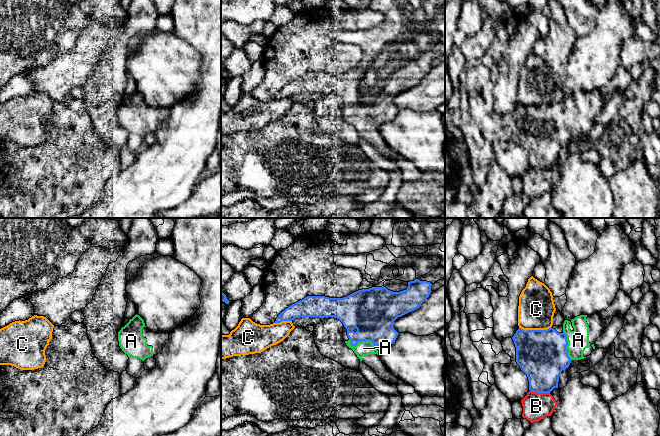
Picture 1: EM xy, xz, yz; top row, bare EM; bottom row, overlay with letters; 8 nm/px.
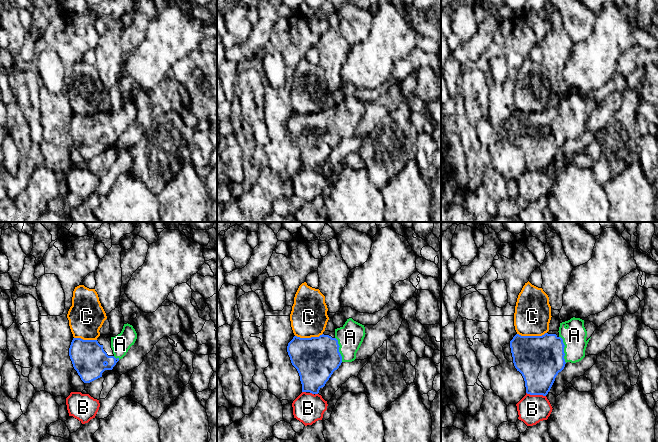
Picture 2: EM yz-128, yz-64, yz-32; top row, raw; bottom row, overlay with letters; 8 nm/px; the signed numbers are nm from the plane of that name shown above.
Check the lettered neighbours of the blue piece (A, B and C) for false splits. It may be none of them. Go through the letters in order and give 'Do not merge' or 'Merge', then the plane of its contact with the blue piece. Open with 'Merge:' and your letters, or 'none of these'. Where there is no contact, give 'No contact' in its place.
Merge: A
A: Merge. Touches blue in xz
B: Do not merge. Touches blue in yz
C: Do not merge. Touches blue in yz

